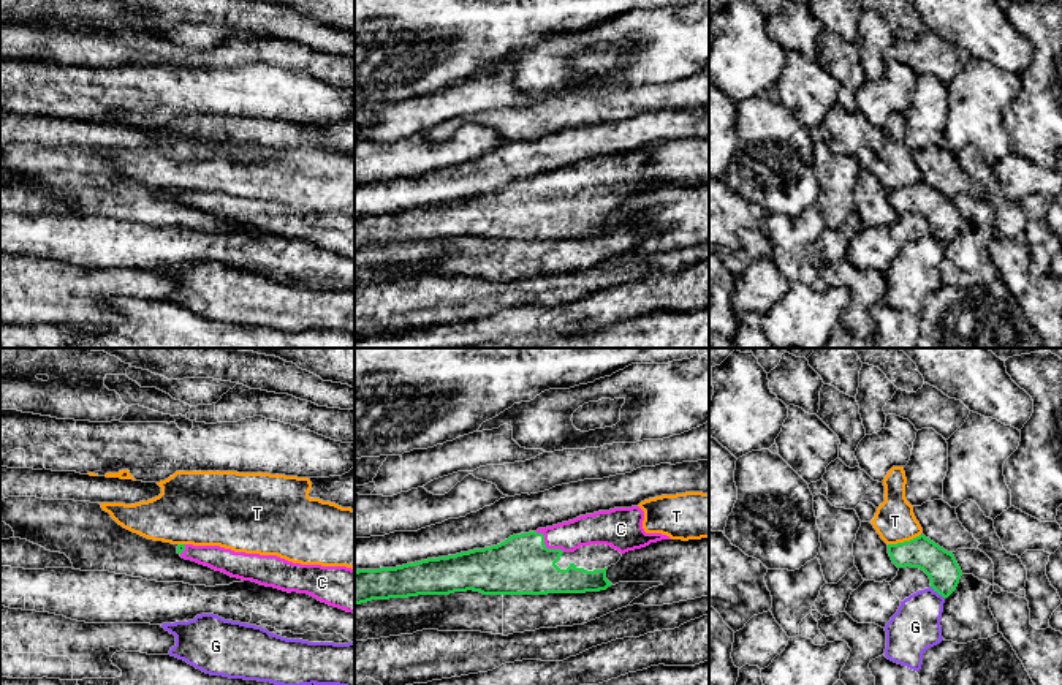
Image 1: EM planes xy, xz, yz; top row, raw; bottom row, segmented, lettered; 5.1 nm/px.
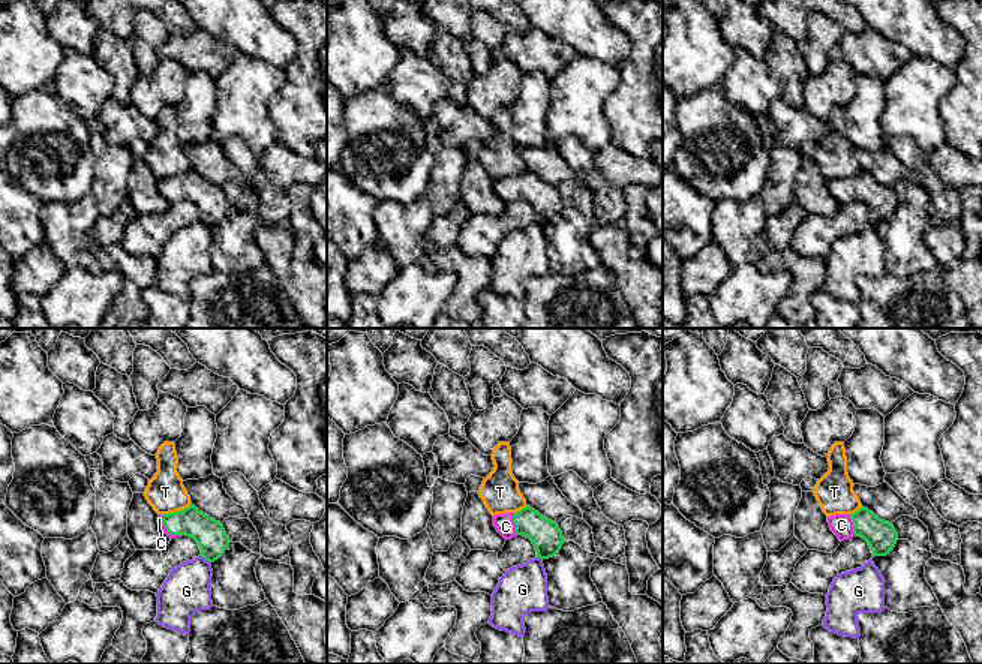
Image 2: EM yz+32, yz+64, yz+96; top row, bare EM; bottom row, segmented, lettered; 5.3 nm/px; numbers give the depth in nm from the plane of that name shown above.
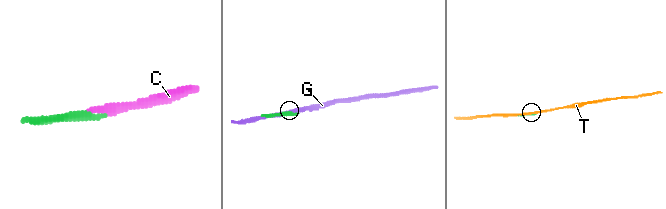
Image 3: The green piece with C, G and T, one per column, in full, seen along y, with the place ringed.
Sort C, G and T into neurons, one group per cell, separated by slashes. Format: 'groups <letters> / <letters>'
groups C / G / T

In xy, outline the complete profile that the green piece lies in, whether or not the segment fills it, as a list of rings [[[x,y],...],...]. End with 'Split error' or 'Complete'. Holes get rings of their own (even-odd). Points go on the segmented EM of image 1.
[[[179,544],[177,554],[231,577],[283,592],[307,593],[355,614],[355,570],[293,563],[277,555],[234,552],[220,546]]]. Split error

